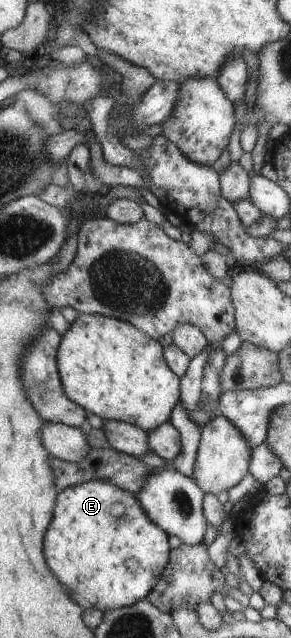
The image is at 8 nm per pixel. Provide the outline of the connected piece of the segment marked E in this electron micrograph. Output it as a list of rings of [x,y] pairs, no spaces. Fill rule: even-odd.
[[[91,480],[60,491],[54,518],[44,538],[44,554],[50,570],[54,576],[58,576],[58,580],[62,580],[72,600],[76,600],[82,608],[114,610],[129,607],[147,598],[168,564],[172,549],[169,536],[148,520],[134,493],[126,492],[126,489],[118,488],[105,480]],[[116,504],[124,504],[124,514],[118,518],[112,514],[112,508]]]

